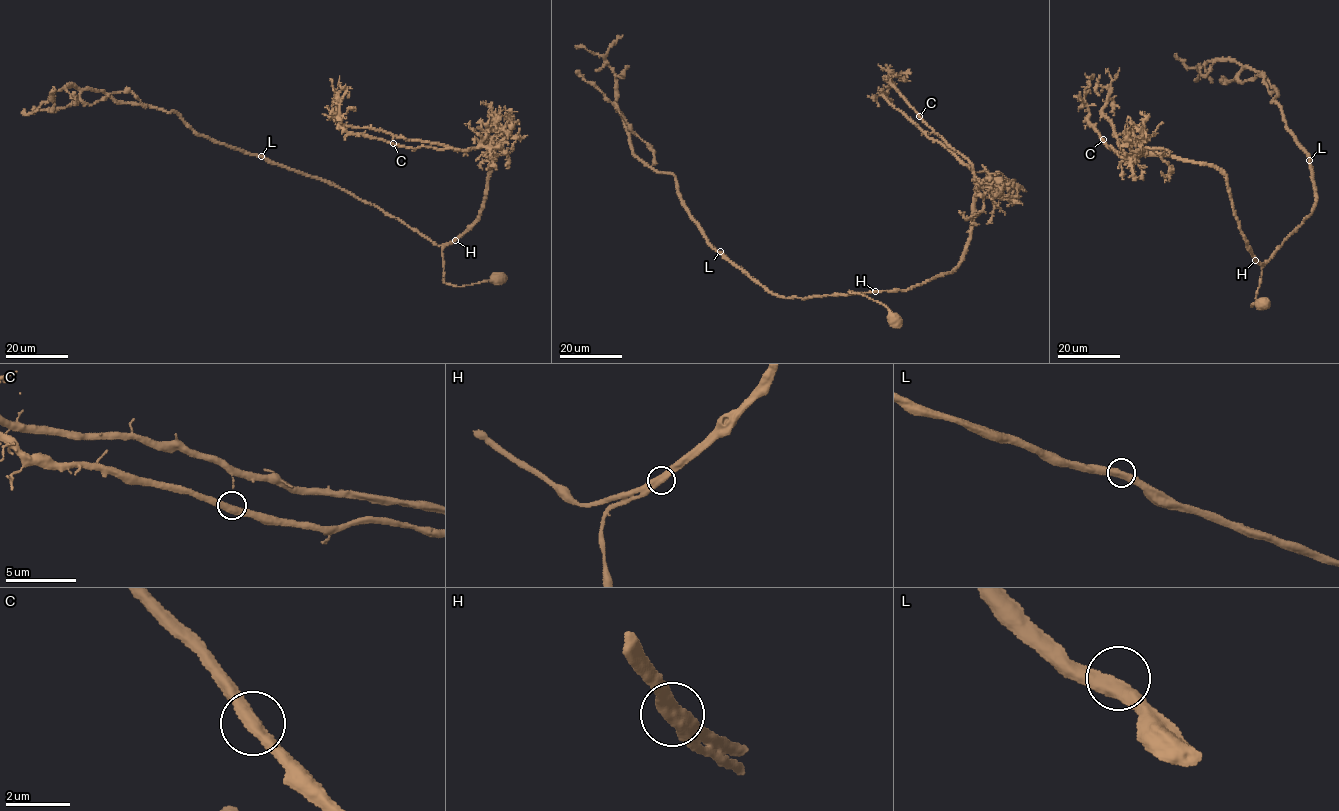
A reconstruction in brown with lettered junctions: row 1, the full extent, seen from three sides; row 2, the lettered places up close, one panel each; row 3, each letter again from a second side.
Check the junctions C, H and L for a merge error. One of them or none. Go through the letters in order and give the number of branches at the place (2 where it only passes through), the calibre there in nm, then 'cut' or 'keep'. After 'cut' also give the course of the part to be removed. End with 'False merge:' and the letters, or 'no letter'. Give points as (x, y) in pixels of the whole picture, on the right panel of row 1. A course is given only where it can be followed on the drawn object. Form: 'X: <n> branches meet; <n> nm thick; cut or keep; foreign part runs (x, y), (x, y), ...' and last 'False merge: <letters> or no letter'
C: 2 branches meet; 440 nm thick; keep
H: 2 branches meet; 440 nm thick; keep
L: 2 branches meet; 440 nm thick; keep
False merge: no letter

